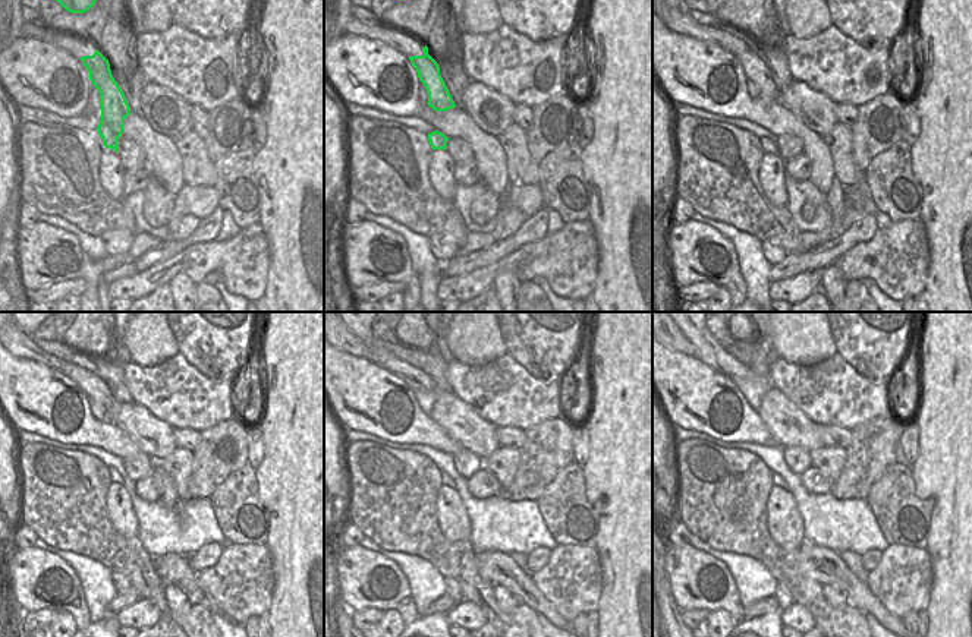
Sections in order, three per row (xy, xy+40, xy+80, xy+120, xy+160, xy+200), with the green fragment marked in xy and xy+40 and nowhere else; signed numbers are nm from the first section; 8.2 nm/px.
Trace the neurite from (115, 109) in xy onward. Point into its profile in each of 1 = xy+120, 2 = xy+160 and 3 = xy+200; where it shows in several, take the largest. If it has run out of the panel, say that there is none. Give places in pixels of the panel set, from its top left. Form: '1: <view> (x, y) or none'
1: xy+120 (93, 387)
2: xy+160 (415, 378)
3: xy+200 (707, 347)

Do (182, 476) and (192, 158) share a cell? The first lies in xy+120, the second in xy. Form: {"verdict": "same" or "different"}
{"verdict": "same"}

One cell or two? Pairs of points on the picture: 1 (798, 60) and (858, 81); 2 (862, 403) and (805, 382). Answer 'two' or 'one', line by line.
1: one
2: one

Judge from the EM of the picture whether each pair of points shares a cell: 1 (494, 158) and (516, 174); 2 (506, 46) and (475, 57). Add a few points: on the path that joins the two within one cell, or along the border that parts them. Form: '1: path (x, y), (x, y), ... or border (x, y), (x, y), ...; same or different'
1: border (496, 136), (505, 153), (506, 176), (510, 183); different
2: path (499, 53), (494, 57), (483, 57); same

